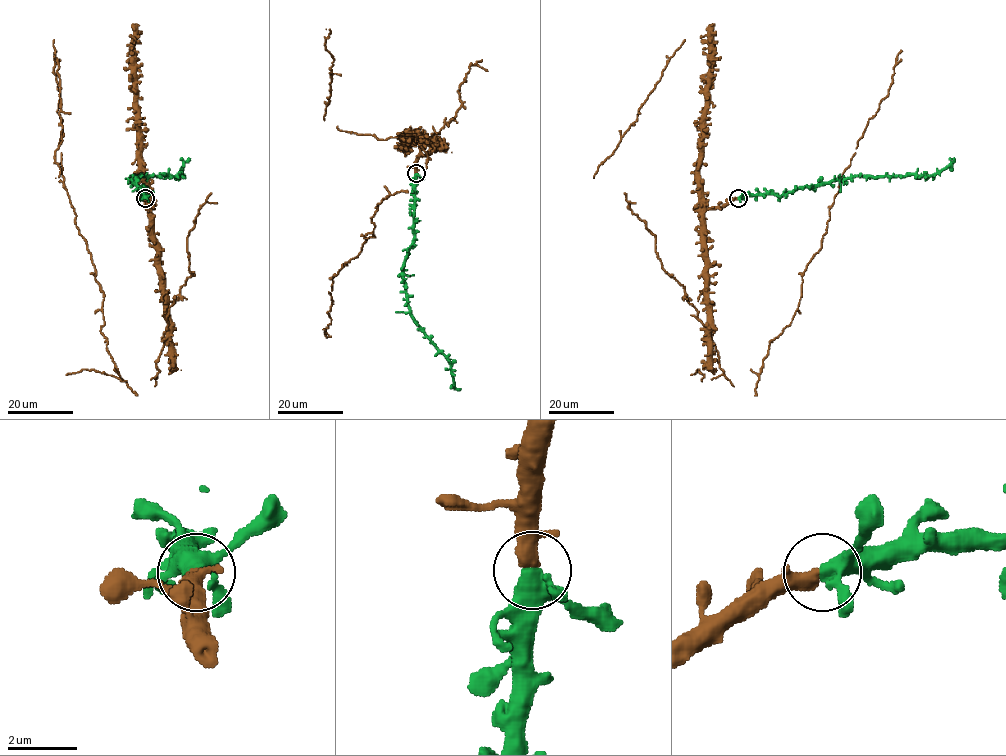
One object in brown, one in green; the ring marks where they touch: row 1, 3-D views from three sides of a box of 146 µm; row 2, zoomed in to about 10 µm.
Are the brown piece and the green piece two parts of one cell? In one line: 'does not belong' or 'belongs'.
belongs

